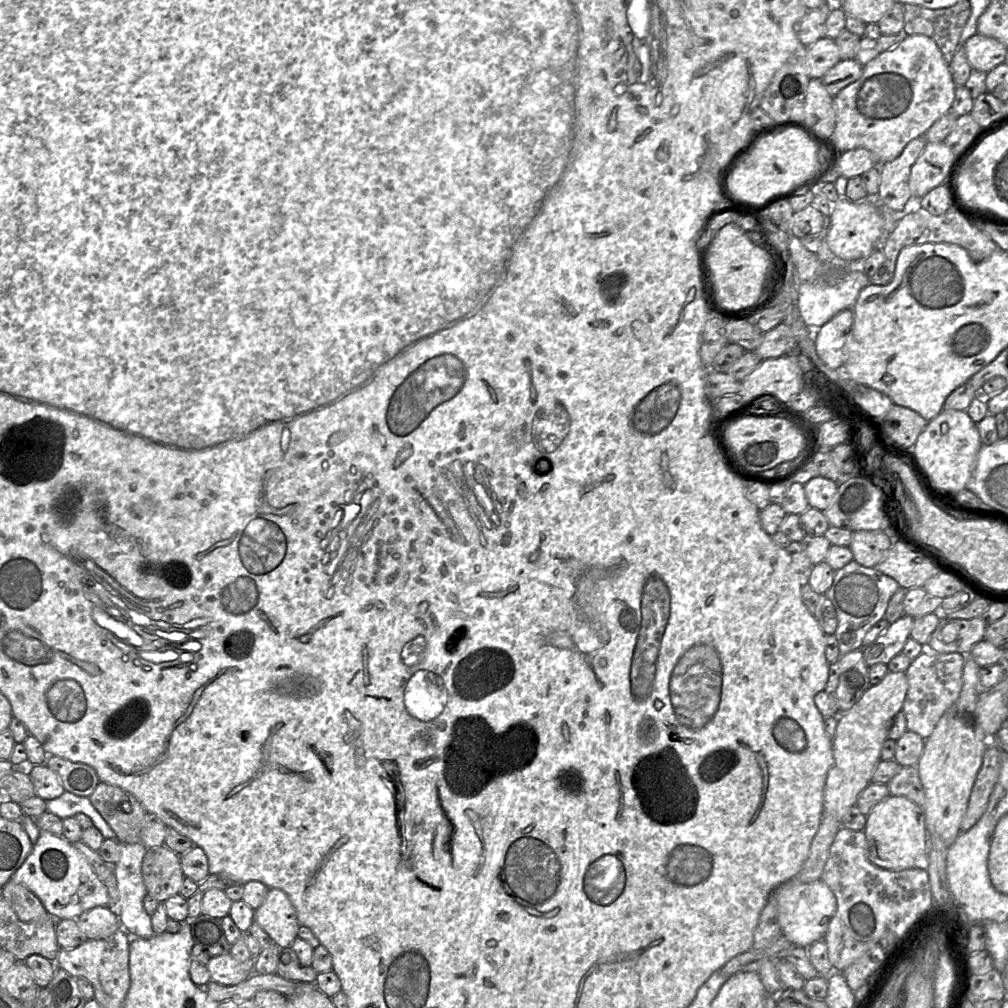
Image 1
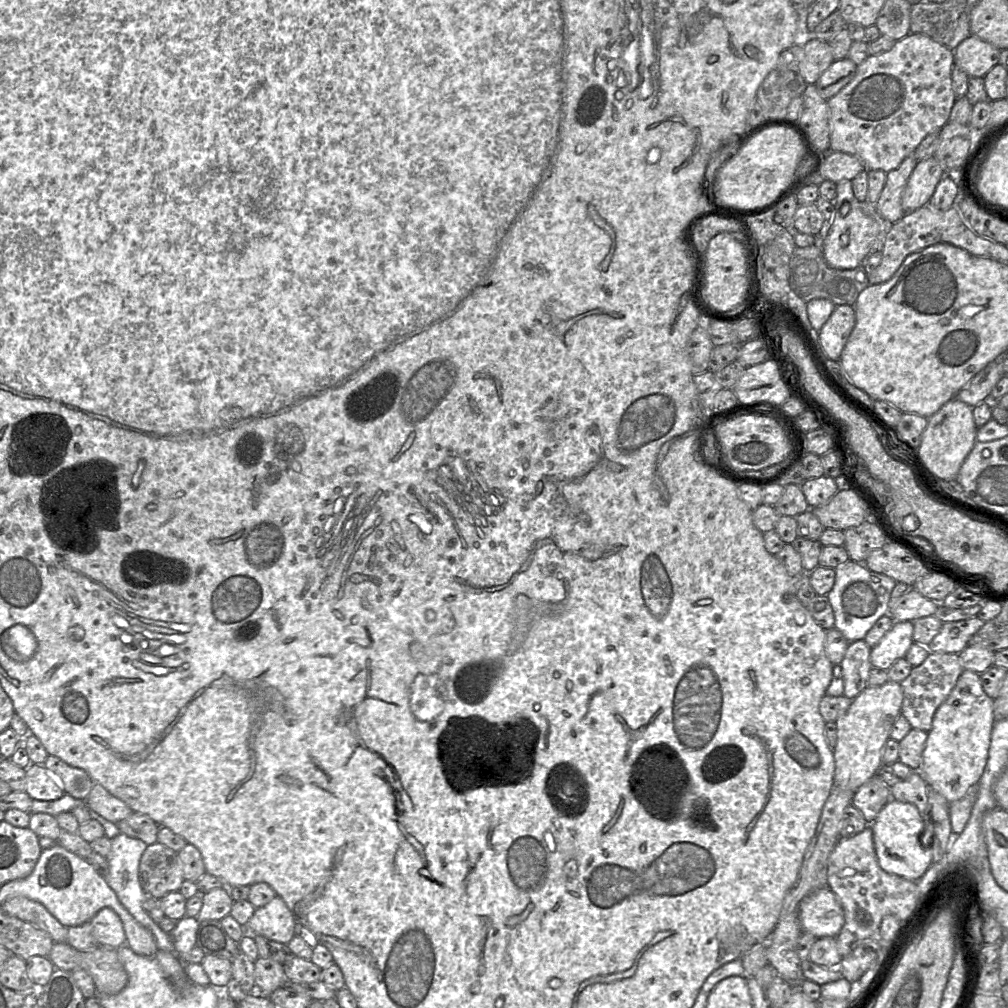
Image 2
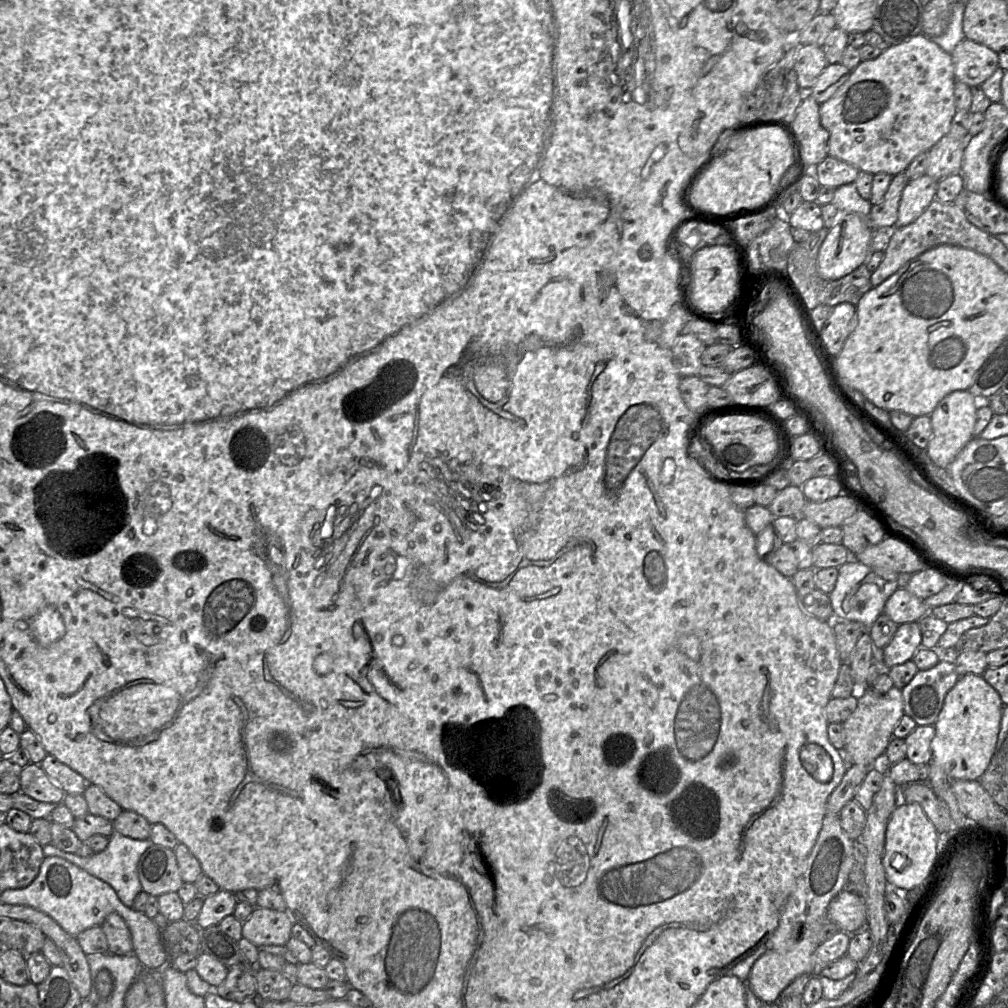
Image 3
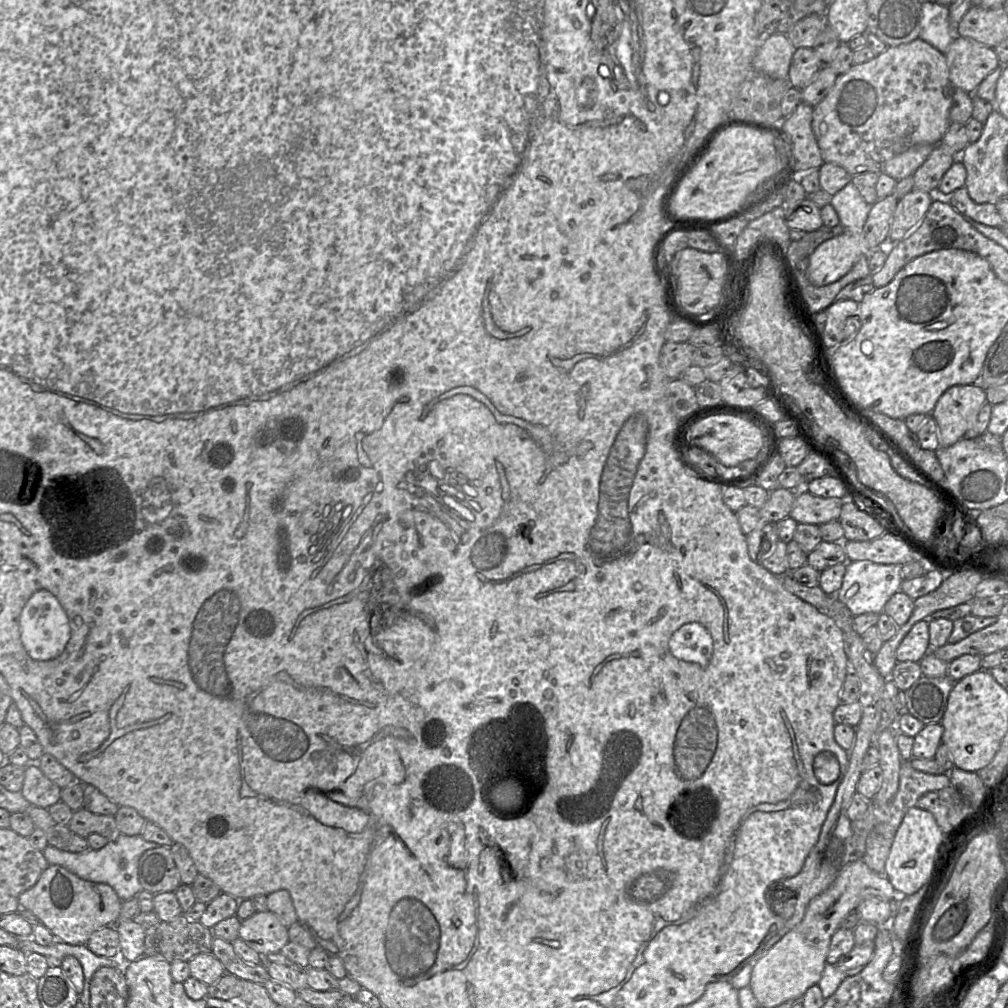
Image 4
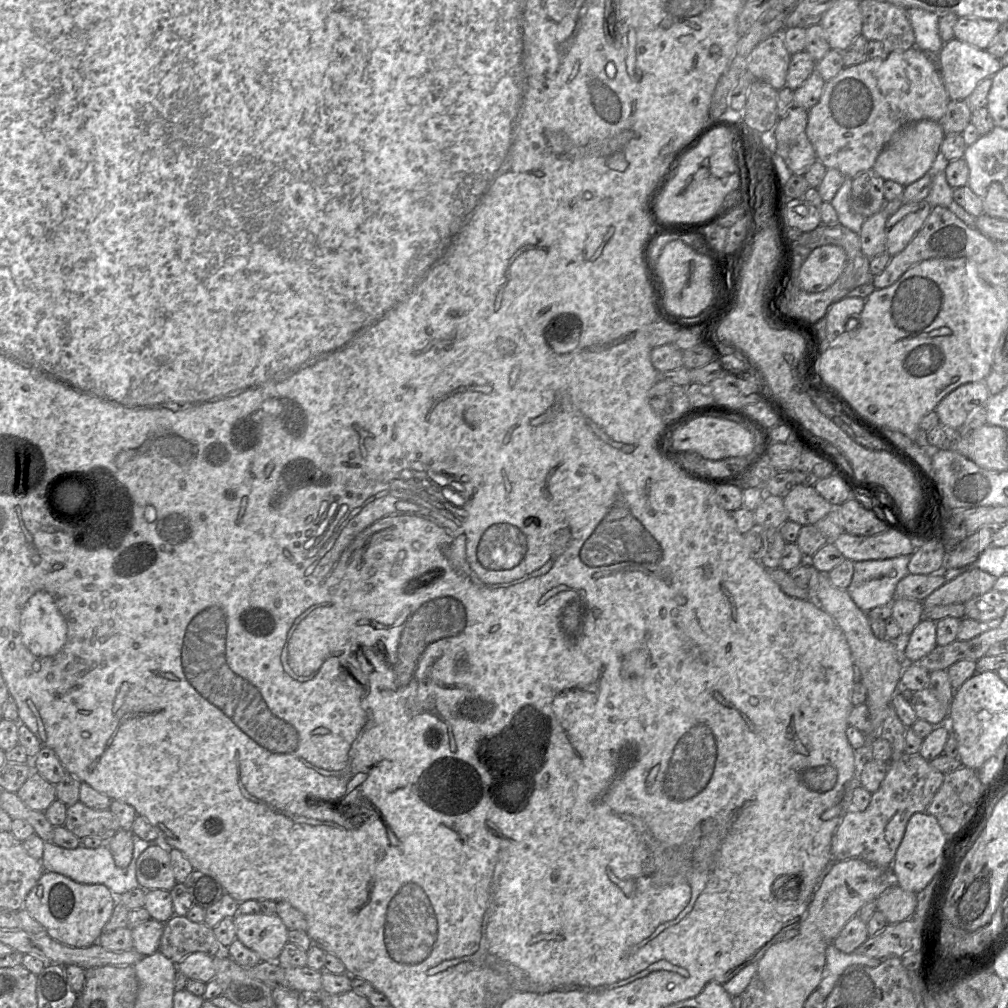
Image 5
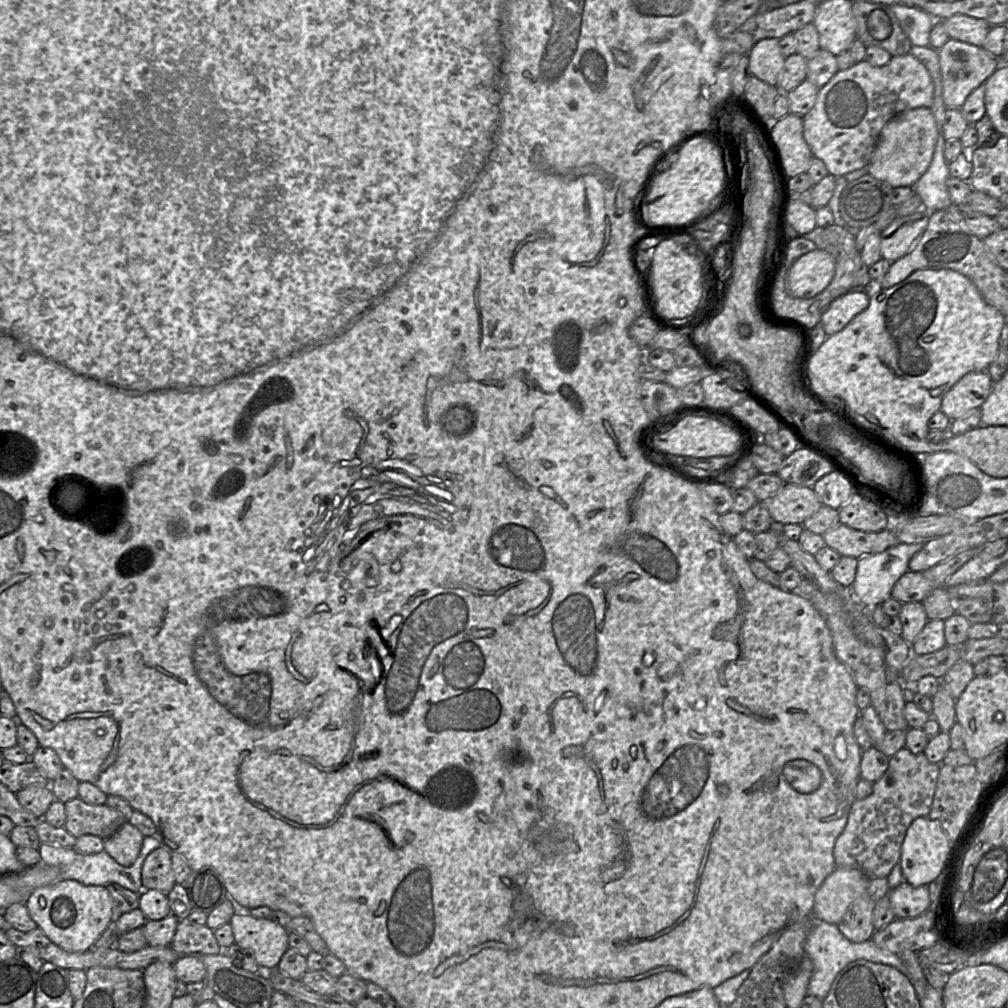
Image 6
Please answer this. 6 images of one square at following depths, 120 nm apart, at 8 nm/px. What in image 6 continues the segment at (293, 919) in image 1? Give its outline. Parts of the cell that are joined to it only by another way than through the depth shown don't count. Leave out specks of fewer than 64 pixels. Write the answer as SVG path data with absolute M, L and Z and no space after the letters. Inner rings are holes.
M241 911L230 920L235 944L252 951L261 970L277 969L289 948L288 930L269 918L256 918L248 911Z

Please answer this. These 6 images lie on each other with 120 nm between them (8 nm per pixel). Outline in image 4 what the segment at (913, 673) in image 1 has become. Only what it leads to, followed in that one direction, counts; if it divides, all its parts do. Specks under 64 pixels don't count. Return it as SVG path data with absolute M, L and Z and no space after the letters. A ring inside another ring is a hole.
M921 676L908 690L906 690L906 710L912 716L920 720L923 724L940 723L948 696L953 688L955 681L950 677L930 678Z

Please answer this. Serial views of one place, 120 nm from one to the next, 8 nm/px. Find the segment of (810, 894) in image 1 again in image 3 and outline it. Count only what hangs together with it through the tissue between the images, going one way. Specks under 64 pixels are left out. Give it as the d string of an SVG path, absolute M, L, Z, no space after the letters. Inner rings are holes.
M844 888L830 902L827 919L838 925L840 931L854 934L867 926L867 910L863 898Z

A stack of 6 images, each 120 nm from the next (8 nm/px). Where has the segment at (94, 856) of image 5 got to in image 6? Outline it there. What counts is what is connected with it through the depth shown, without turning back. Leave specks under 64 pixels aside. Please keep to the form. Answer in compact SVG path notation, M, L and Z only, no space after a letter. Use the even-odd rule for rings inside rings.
M145 836L142 848L131 866L122 866L115 861L105 850L95 854L81 854L73 847L62 847L56 844L41 843L39 852L42 862L57 866L61 870L61 880L76 880L83 885L108 886L110 884L119 884L133 892L142 892L142 866L150 852L160 847L160 841L153 836Z

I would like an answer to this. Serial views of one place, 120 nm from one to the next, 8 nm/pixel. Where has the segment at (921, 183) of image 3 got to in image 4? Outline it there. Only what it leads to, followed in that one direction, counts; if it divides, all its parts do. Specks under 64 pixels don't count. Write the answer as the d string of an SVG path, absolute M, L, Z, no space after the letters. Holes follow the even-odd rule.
M915 189L900 199L891 221L890 240L898 242L908 236L923 220L933 201L934 193Z

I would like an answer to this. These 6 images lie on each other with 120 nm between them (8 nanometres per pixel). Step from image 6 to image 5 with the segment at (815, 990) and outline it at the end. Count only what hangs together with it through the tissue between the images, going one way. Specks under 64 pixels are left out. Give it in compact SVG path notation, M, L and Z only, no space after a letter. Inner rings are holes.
M830 943L826 948L826 962L817 990L827 997L832 992L837 979L848 967L852 965L876 967L881 961L878 958L870 958L860 954L843 953L833 943Z

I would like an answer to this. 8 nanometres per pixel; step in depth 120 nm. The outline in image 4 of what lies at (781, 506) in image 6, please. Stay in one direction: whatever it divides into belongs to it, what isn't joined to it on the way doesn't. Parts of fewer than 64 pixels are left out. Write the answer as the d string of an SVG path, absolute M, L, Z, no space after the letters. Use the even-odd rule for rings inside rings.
M805 489L797 491L790 517L798 523L821 525L839 520L845 499L822 498Z

